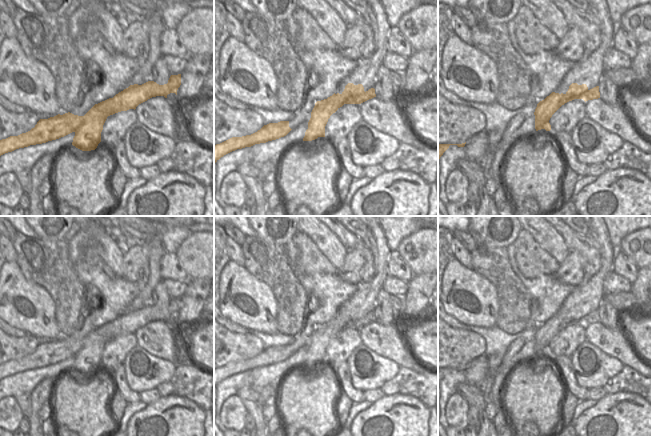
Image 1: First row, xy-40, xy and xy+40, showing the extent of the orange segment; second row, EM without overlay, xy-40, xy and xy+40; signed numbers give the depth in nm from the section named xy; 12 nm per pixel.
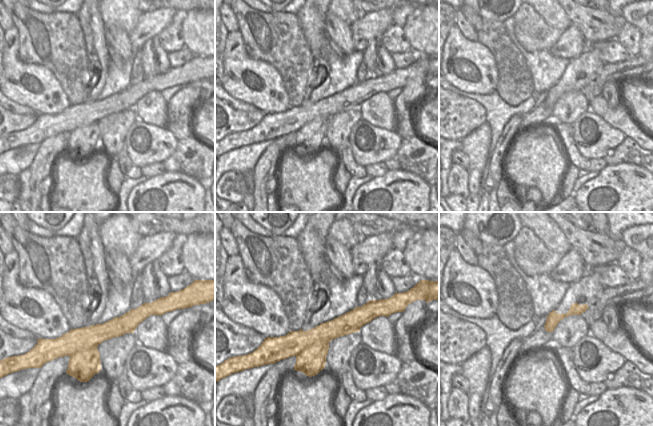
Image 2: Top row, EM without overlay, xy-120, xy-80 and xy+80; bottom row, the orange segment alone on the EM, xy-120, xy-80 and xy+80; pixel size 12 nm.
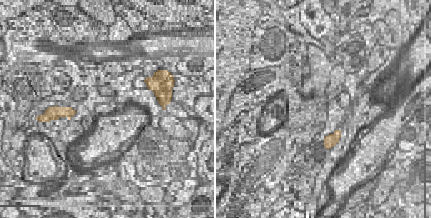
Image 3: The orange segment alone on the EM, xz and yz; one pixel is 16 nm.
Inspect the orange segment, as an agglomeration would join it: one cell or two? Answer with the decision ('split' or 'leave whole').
split

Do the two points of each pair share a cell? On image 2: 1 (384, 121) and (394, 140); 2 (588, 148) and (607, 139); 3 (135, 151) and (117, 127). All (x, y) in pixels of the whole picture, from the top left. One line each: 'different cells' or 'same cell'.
1: different cells
2: same cell
3: different cells

